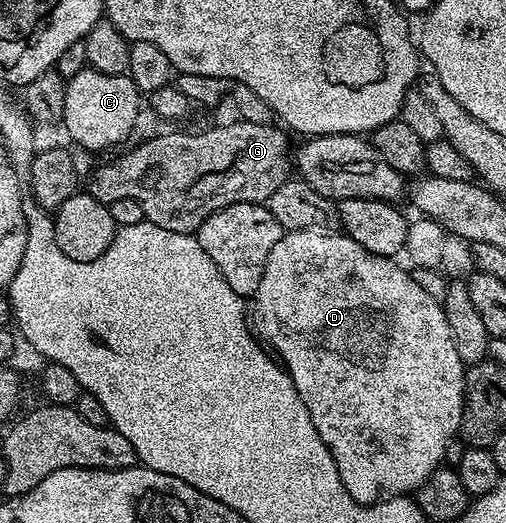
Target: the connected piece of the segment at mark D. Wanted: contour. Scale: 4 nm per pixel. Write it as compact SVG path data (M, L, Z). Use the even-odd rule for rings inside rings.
M314 229L289 231L284 233L281 241L277 241L277 245L273 245L265 261L261 285L253 296L255 315L259 318L258 334L268 344L271 342L275 346L274 354L291 376L301 401L305 401L305 409L309 409L309 417L313 417L313 425L317 433L321 433L321 441L325 441L337 465L341 481L355 503L378 503L379 500L392 495L410 496L418 491L420 485L443 463L445 445L449 445L449 441L460 434L459 426L463 420L465 364L461 357L457 357L457 345L453 345L453 333L449 333L449 321L445 321L442 302L429 297L429 293L425 293L421 285L417 285L414 274L410 270L407 272L405 268L398 267L395 262L394 258L374 255L369 253L369 249L361 249L361 245L357 245L357 241L353 241L346 233Z

